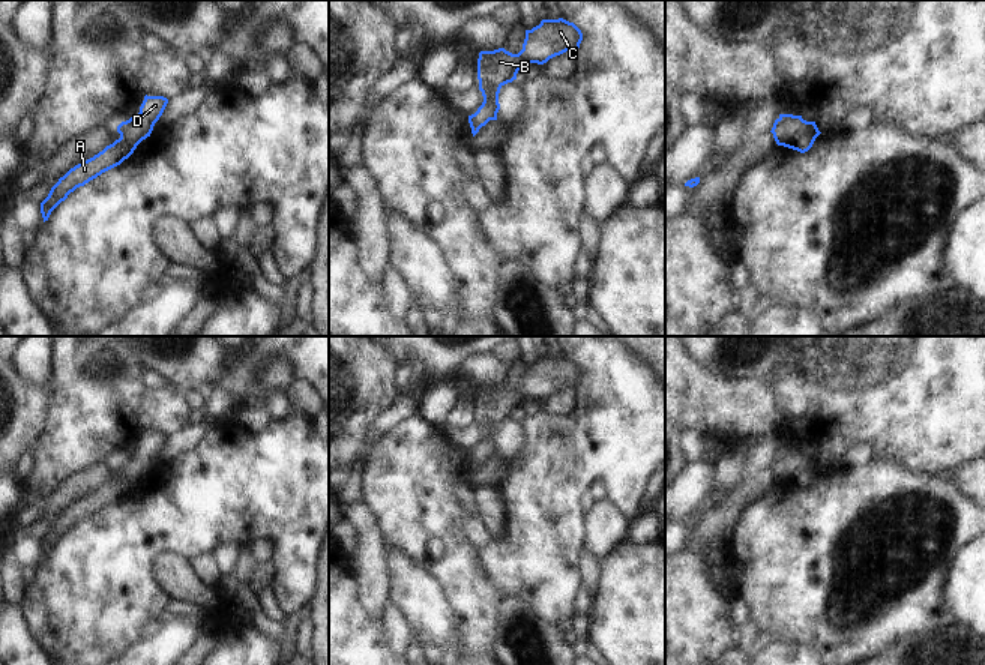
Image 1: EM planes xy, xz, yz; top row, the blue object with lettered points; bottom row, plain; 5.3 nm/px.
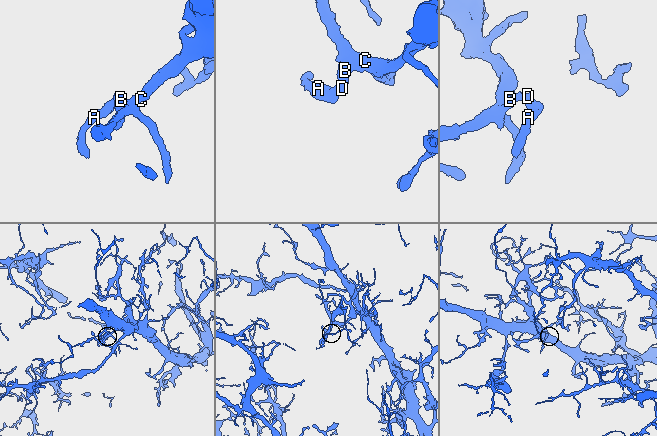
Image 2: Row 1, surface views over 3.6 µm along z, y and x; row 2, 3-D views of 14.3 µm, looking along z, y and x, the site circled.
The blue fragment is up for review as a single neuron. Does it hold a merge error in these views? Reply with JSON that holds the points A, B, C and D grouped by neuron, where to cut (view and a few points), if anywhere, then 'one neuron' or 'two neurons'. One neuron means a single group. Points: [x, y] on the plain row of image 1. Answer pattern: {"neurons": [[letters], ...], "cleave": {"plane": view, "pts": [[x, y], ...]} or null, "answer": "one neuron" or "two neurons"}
{"neurons": [["A", "B", "C", "D"]], "cleave": null, "answer": "one neuron"}

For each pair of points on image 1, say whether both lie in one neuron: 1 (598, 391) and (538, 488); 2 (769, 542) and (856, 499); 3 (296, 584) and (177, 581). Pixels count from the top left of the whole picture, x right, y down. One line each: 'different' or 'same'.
1: same
2: same
3: different

